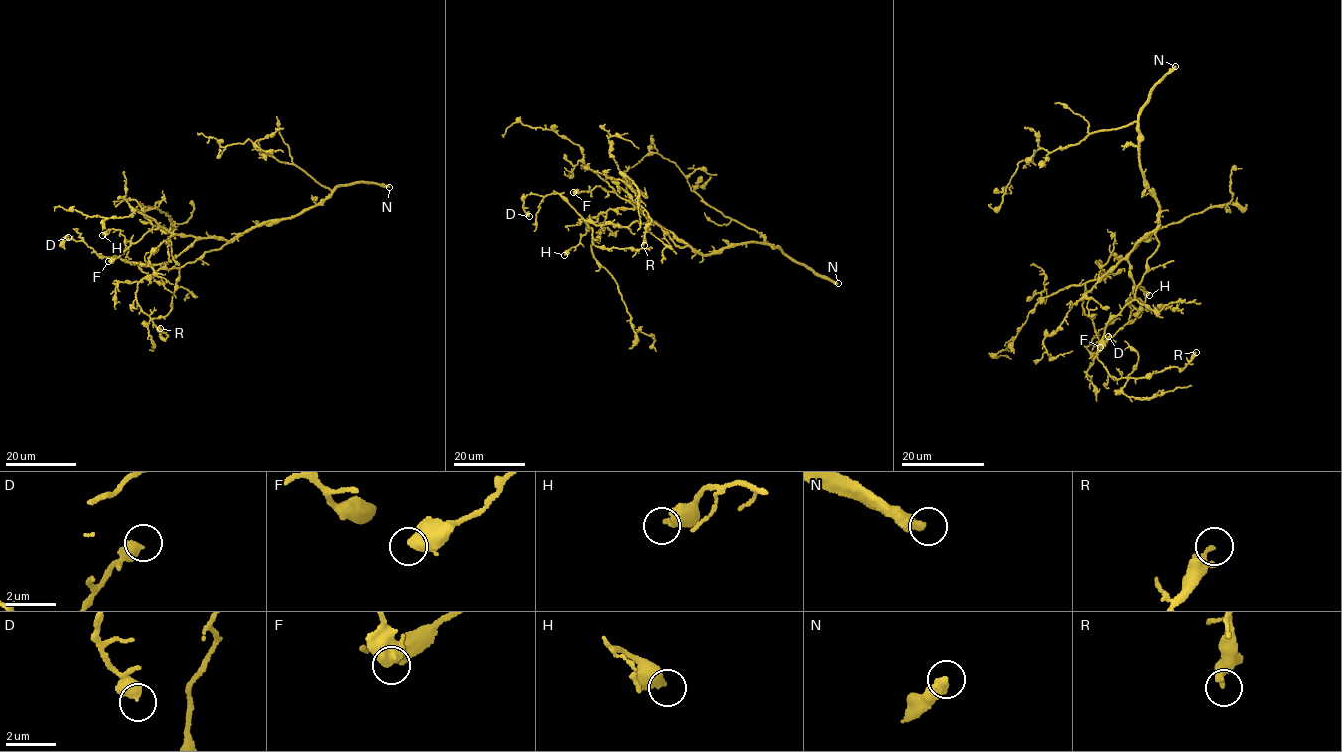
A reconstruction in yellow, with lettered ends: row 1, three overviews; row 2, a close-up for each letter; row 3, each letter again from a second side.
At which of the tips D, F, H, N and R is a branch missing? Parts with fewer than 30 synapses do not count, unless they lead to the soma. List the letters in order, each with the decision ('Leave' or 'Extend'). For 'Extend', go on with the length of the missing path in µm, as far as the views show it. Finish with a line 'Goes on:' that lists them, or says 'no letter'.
D: Leave
F: Leave
H: Leave
N: Extend. Missing length about 140 µm
R: Leave
Goes on: N

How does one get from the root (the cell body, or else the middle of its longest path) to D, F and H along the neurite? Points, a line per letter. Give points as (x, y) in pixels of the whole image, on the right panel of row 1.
D: (1158, 214), (1157, 226), (1128, 257), (1141, 301), (1136, 317), (1086, 349), (1095, 352), (1108, 336)
F: (1158, 214), (1153, 231), (1104, 276), (1086, 284), (1082, 308), (1093, 322), (1100, 347)
H: (1158, 214), (1157, 226), (1128, 257), (1133, 292), (1141, 304), (1128, 322), (1133, 288), (1149, 295)

